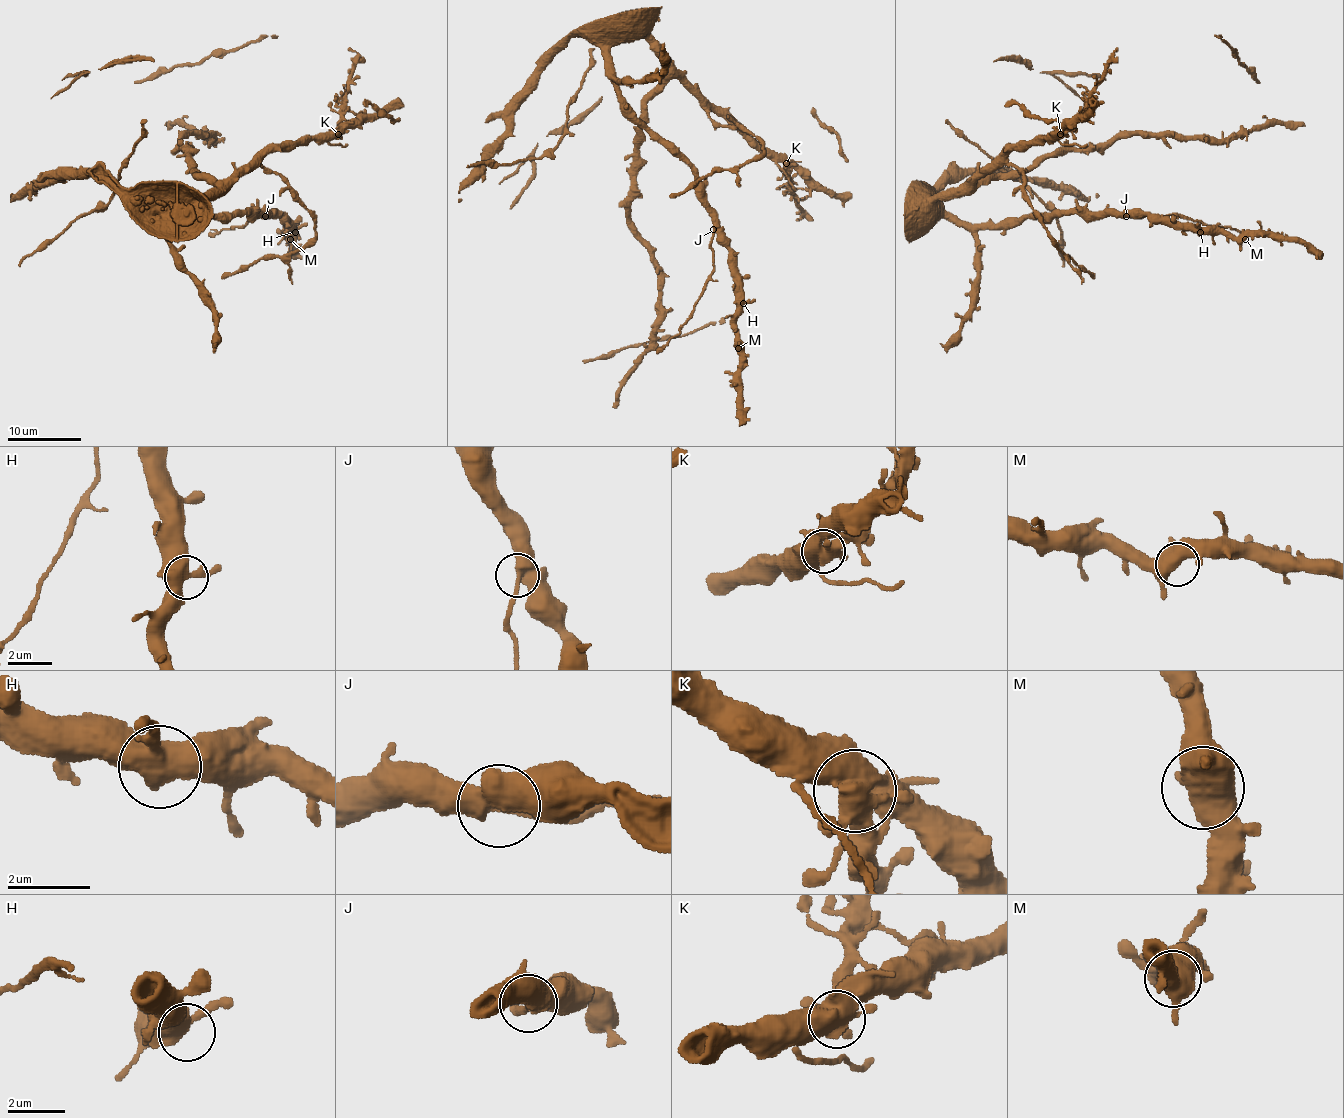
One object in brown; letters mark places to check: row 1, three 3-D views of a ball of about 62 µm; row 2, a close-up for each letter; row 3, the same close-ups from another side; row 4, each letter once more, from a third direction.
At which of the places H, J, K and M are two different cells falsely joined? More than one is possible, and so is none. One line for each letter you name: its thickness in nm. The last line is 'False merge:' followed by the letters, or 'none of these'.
J: Thickness 440 nm
K: Thickness 600 nm
False merge: J, K

